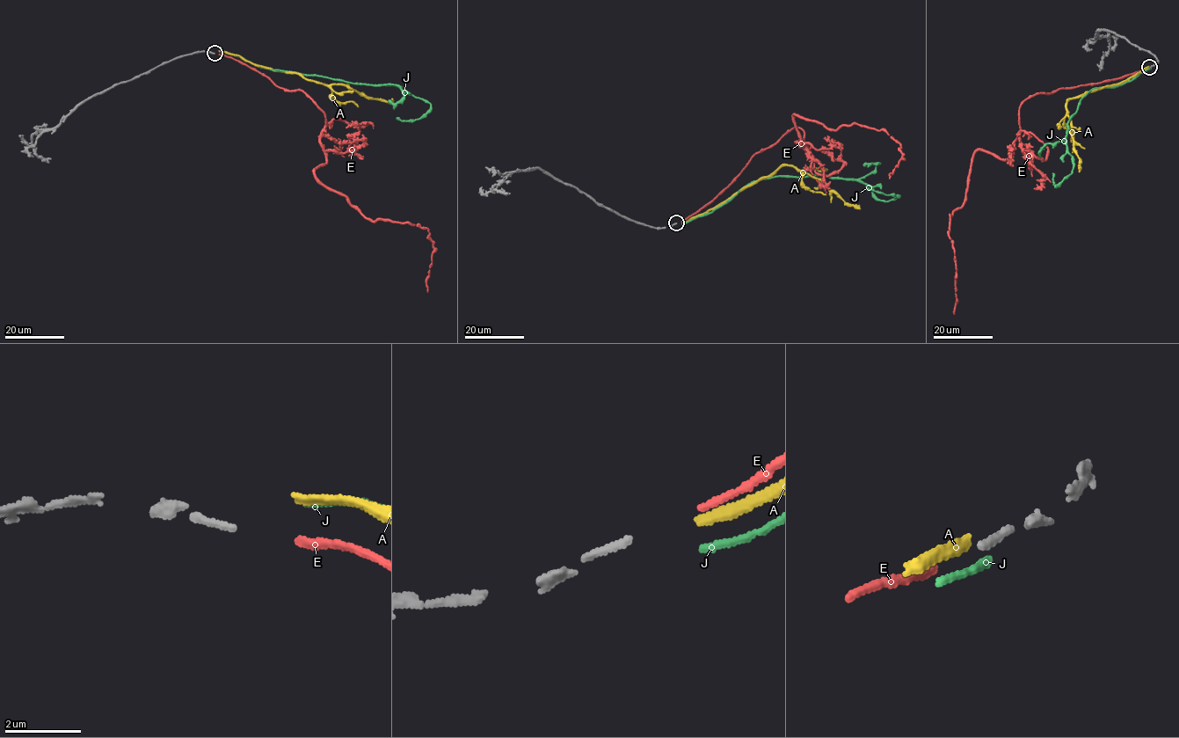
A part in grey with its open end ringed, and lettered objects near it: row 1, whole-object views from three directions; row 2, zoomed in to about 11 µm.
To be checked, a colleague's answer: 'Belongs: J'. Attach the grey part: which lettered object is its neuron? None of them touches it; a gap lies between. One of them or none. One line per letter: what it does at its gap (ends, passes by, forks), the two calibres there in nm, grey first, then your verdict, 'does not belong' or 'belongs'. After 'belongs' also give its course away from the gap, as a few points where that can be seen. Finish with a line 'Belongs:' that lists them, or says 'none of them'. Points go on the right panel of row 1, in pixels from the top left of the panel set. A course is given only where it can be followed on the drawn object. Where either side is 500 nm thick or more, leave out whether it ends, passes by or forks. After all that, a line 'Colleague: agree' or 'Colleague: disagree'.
A: it ends there; 180 nm thick on the grey side, 220 nm on the other; does not belong
E: it ends there; 180 nm thick on the grey side, 190 nm on the other; belongs; it runs (1146, 69), (1025, 99), (1009, 156), (973, 154), (964, 202), (949, 218), (954, 314)
J: it ends there; 180 nm thick on the grey side, 190 nm on the other; does not belong
Belongs: E
Colleague: disagree

